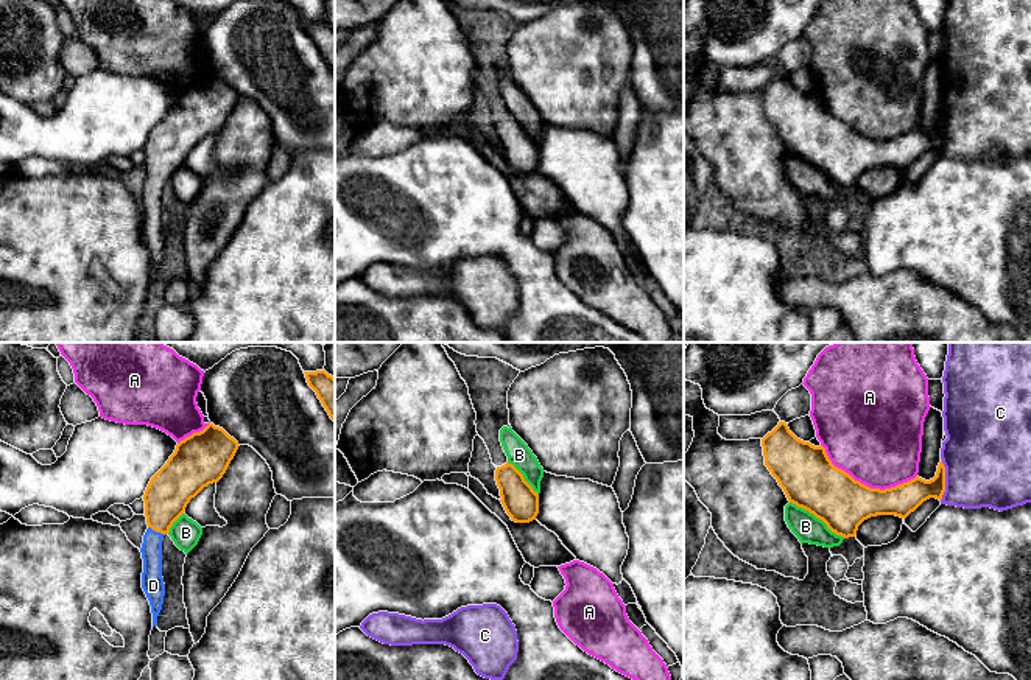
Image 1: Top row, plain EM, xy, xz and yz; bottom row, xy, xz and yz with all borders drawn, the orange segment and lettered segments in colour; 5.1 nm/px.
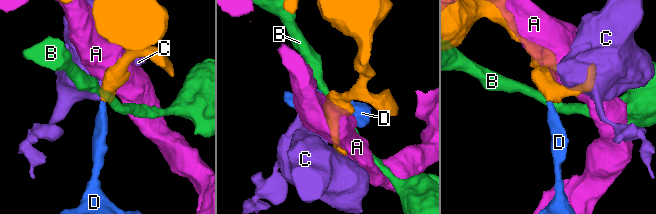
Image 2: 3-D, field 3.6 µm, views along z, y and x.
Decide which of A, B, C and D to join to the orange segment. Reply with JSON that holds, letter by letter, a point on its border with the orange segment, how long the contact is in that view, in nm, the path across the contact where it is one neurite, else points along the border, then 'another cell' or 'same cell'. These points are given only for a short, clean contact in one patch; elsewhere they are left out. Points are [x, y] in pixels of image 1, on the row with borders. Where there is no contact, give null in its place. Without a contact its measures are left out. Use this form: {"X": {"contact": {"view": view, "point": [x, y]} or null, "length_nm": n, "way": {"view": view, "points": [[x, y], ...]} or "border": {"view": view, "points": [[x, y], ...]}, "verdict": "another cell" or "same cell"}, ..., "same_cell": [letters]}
{"A": {"contact": {"view": "yz", "point": [863, 484]}, "length_nm": 500, "verdict": "another cell"}, "B": {"contact": {"view": "yz", "point": [818, 517]}, "length_nm": 340, "border": {"view": "yz", "points": [[790, 501], [807, 509], [832, 531], [844, 537]]}, "verdict": "another cell"}, "C": {"contact": {"view": "yz", "point": [944, 480]}, "length_nm": 220, "border": {"view": "yz", "points": [[941, 458], [944, 494], [939, 500]]}, "verdict": "another cell"}, "D": {"contact": {"view": "xy", "point": [156, 531]}, "length_nm": 100, "way": {"view": "xy", "points": [[168, 492], [156, 531], [151, 548]]}, "verdict": "same cell"}, "same_cell": ["D"]}

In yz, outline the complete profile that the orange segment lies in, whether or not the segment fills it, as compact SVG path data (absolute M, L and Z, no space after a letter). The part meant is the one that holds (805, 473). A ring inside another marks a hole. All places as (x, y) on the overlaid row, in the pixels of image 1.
M785 422L762 439L765 465L783 489L790 503L796 504L822 520L827 528L844 538L855 537L858 526L877 515L896 515L906 518L924 501L930 498L942 499L945 492L945 467L942 459L936 476L925 481L919 476L891 489L871 489L855 481L849 473L835 467L822 445L815 447L810 442L797 439Z

